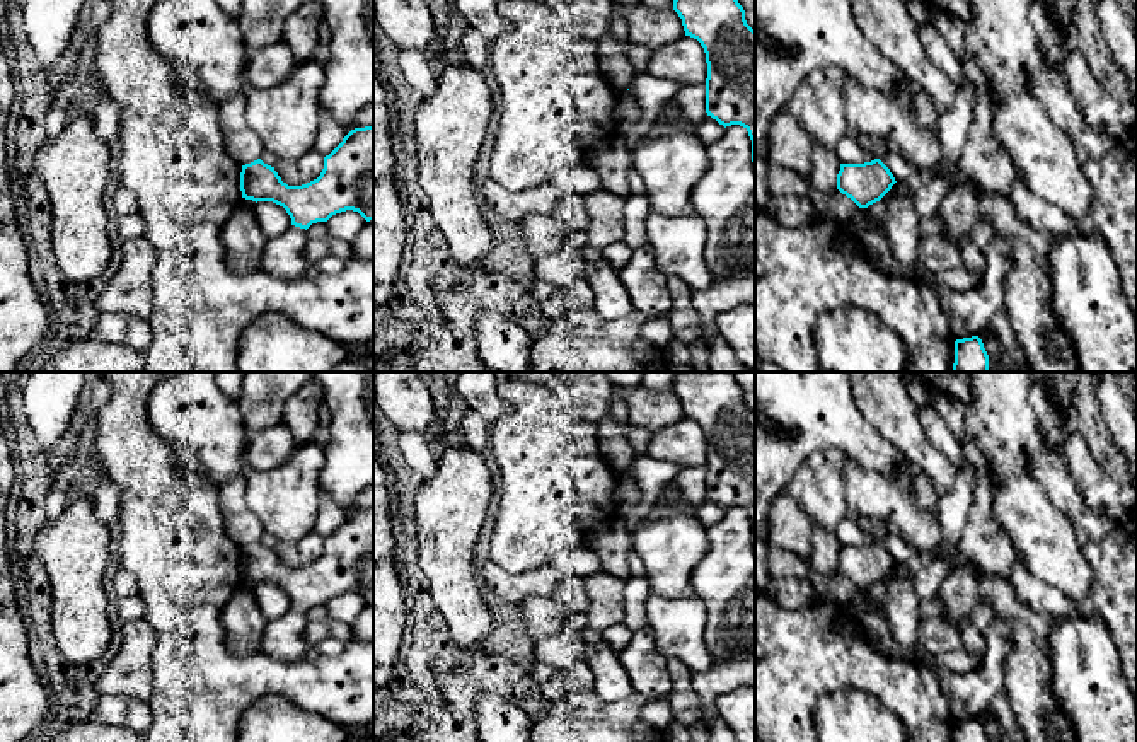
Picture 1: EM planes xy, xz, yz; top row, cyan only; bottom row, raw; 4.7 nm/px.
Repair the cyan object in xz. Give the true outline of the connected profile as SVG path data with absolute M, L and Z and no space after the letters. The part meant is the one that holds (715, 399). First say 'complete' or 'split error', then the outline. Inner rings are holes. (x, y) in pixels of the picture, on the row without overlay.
complete; M678 372L673 382L673 392L682 401L685 418L701 425L706 435L706 495L719 507L740 507L752 522L752 544L755 548L755 413L745 403L745 392L738 385L733 372Z

